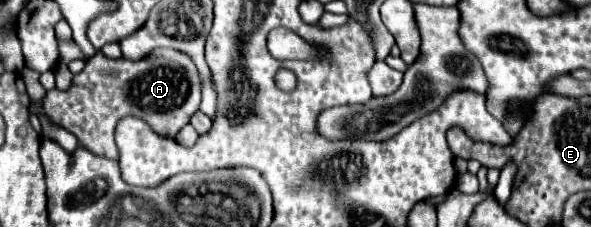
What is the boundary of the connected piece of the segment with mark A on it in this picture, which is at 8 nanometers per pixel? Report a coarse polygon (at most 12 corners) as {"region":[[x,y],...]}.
{"region":[[96,52],[68,90],[29,111],[118,158],[114,128],[142,118],[174,138],[200,106],[194,62]]}

